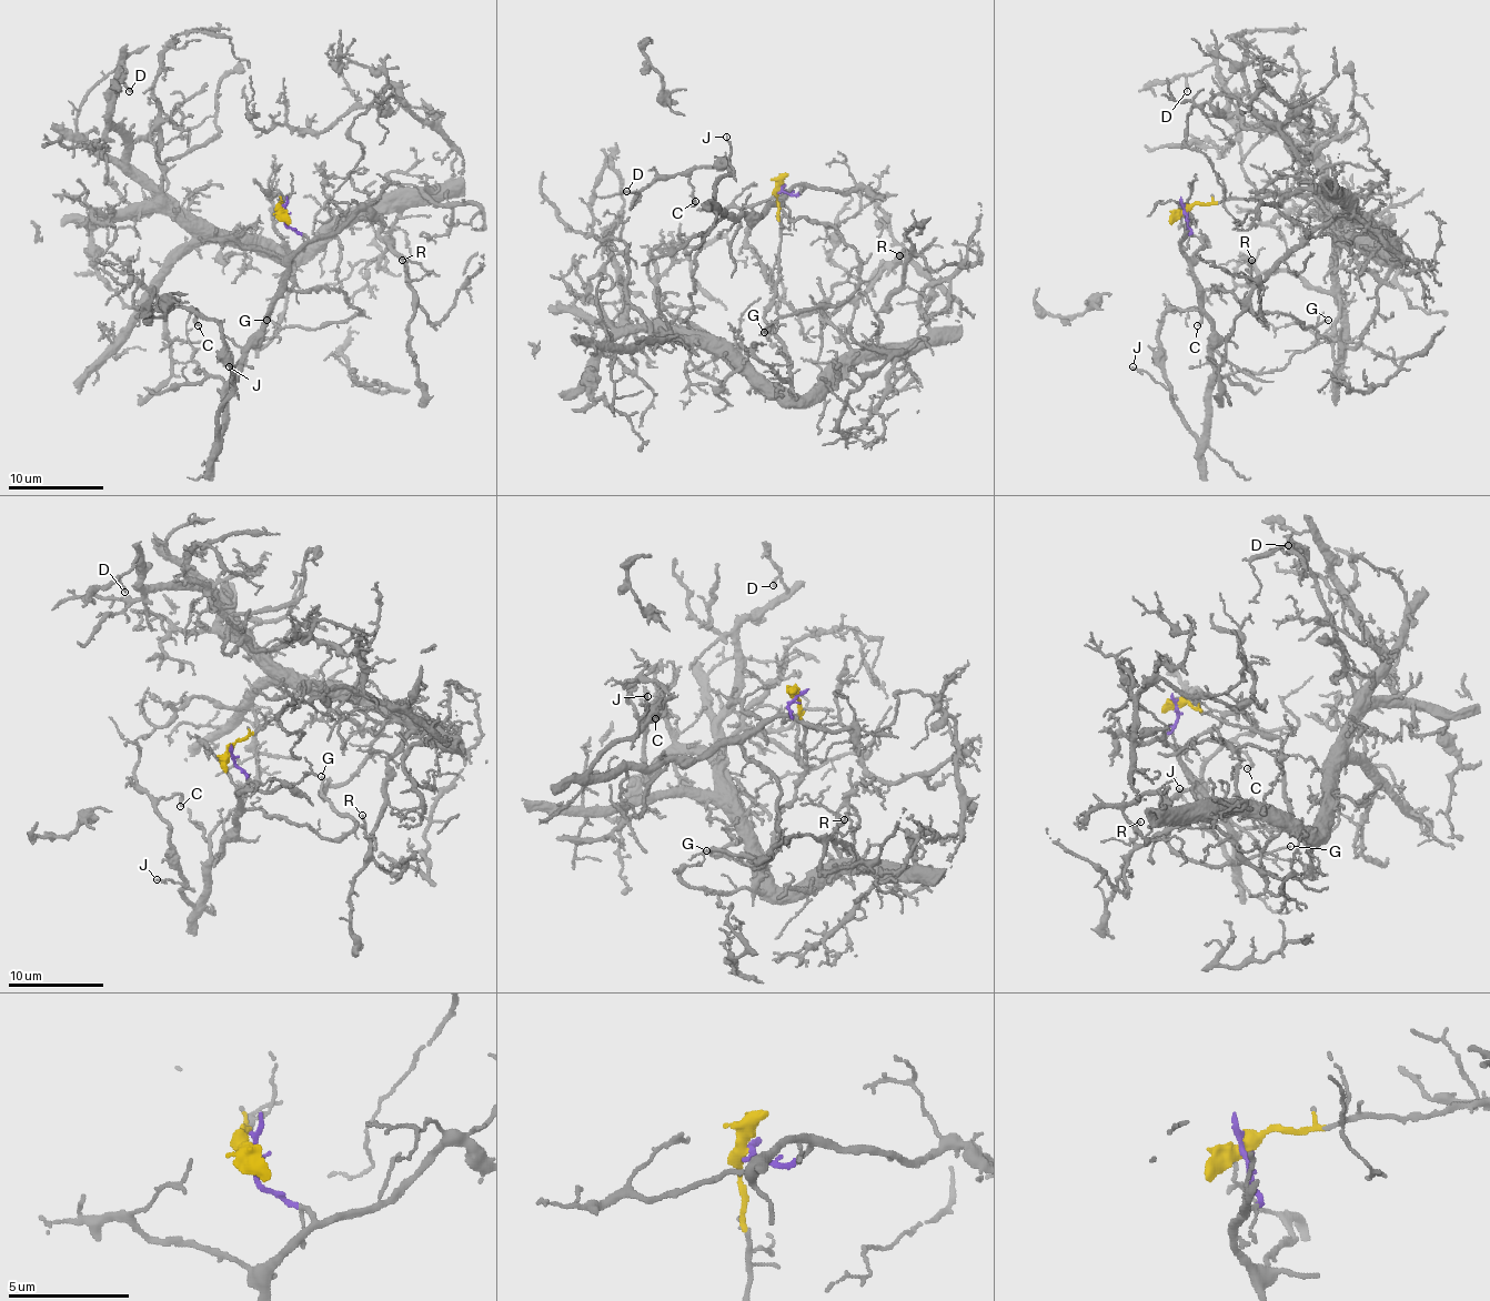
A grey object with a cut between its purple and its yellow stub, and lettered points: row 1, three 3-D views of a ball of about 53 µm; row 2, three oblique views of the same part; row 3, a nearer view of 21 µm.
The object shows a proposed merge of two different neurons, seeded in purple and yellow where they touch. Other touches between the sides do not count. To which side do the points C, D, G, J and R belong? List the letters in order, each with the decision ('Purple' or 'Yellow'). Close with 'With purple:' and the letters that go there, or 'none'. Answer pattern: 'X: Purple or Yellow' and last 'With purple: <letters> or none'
C: Purple
D: Yellow
G: Purple
J: Purple
R: Yellow
With purple: C, G, J

